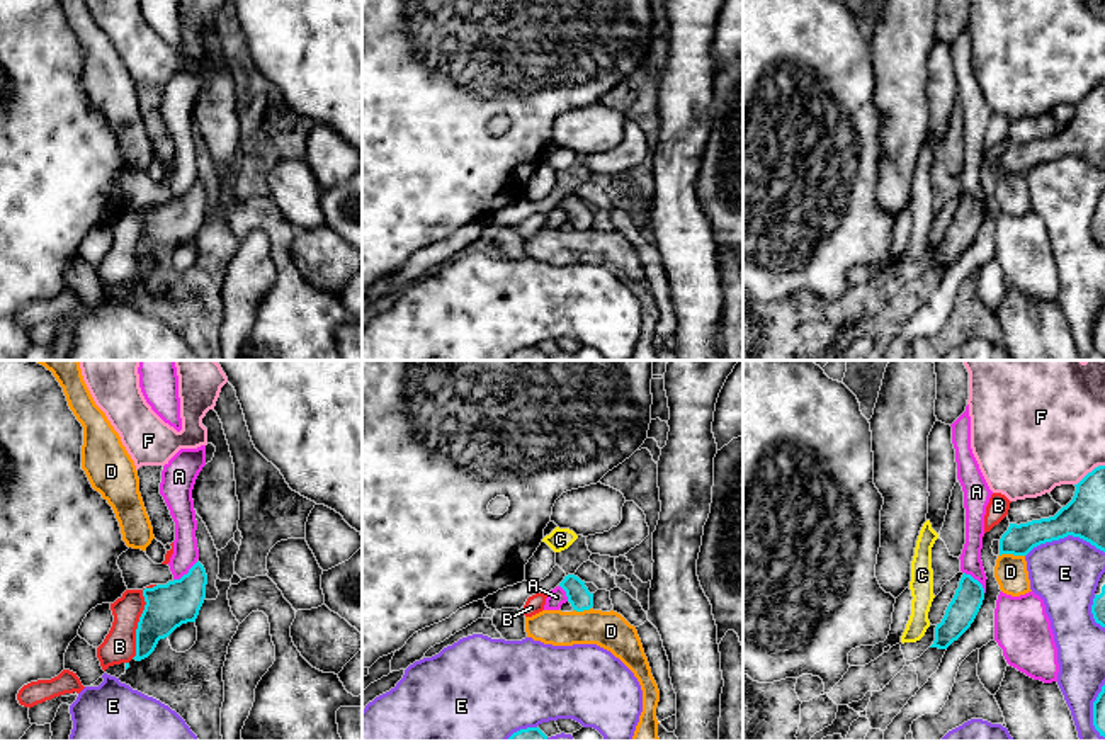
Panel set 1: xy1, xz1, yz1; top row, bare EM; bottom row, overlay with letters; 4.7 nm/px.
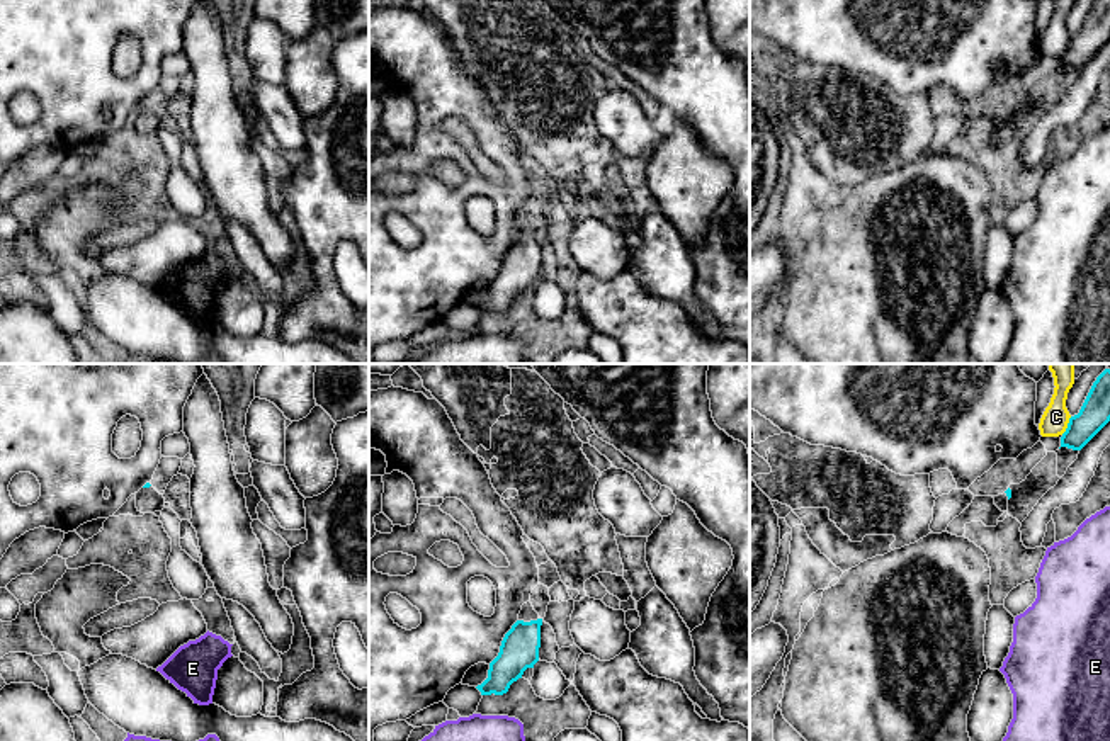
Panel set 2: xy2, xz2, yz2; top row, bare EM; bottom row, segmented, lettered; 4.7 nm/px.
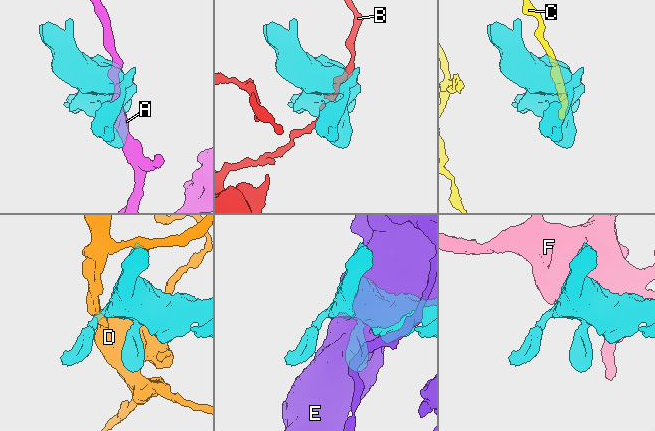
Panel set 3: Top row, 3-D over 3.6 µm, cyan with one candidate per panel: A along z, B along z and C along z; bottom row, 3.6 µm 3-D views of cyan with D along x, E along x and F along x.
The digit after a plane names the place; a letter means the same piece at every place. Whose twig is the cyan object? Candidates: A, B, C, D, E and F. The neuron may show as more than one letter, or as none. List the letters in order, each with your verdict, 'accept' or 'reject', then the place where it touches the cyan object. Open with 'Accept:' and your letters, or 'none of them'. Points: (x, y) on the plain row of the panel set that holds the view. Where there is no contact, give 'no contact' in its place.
Accept: none of them
A: reject | xy1 (187, 192)
B: reject | xy1 (140, 237)
C: reject | yz2 (1068, 45)
D: reject | yz1 (1012, 172)
E: reject | yz1 (1065, 155)
F: reject | yz1 (1088, 92)

